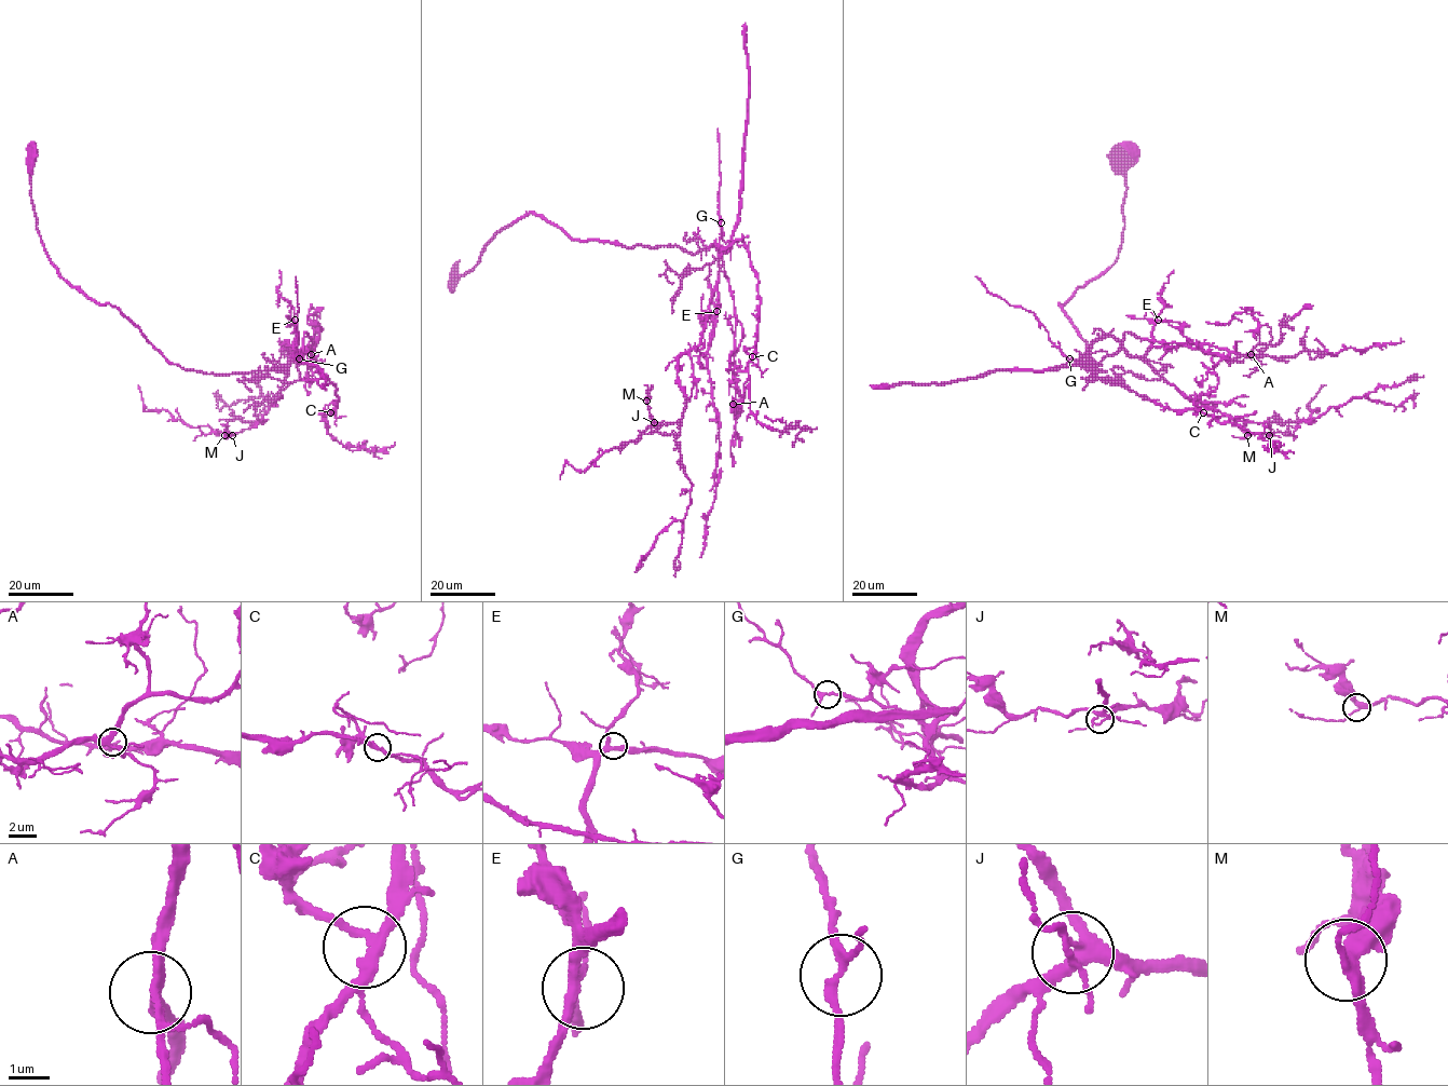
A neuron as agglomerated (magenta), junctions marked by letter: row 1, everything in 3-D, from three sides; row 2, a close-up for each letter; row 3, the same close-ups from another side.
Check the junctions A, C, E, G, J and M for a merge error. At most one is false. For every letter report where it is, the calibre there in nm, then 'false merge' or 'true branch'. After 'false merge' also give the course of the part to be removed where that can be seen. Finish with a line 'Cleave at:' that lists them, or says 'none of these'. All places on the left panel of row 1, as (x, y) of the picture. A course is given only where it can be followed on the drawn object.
A: place (311, 354); calibre 240 nm; true branch
C: place (330, 412); calibre 240 nm; true branch
E: place (295, 320); calibre 240 nm; true branch
G: place (299, 358); calibre 170 nm; true branch
J: place (232, 435); calibre 100 nm; true branch
M: place (224, 435); calibre 280 nm; true branch
Cleave at: none of these

